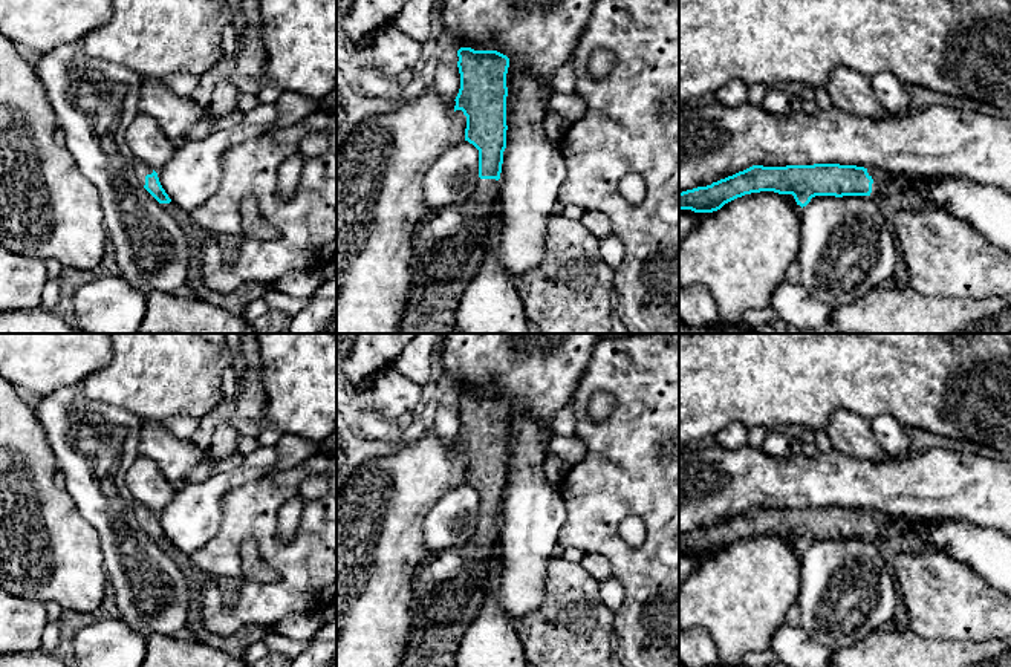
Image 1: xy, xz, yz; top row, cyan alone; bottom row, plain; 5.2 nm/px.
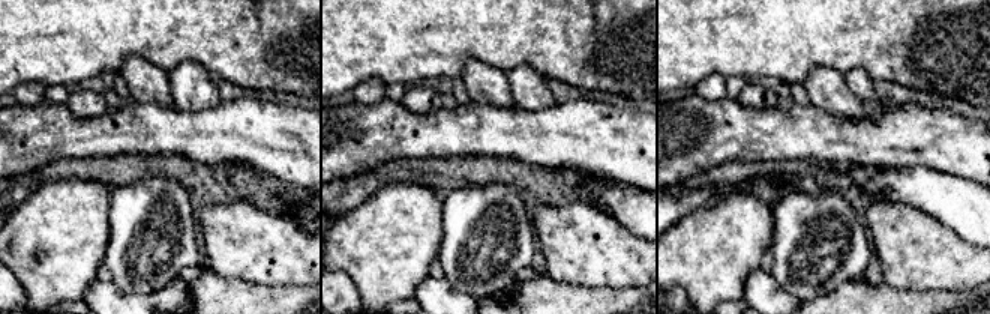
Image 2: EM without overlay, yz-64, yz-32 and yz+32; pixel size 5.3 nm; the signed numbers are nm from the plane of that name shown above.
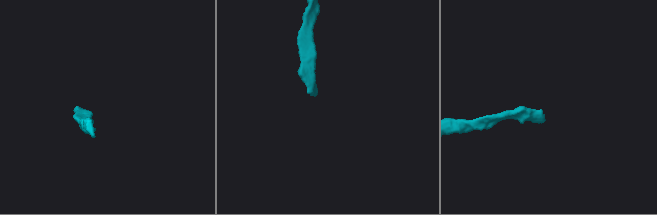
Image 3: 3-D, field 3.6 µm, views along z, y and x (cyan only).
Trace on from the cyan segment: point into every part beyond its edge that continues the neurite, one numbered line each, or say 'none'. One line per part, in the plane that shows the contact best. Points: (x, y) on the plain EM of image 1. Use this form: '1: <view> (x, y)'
1: yz (893, 536)

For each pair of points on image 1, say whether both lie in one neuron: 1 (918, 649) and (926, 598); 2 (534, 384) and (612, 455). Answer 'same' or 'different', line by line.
1: different
2: different

